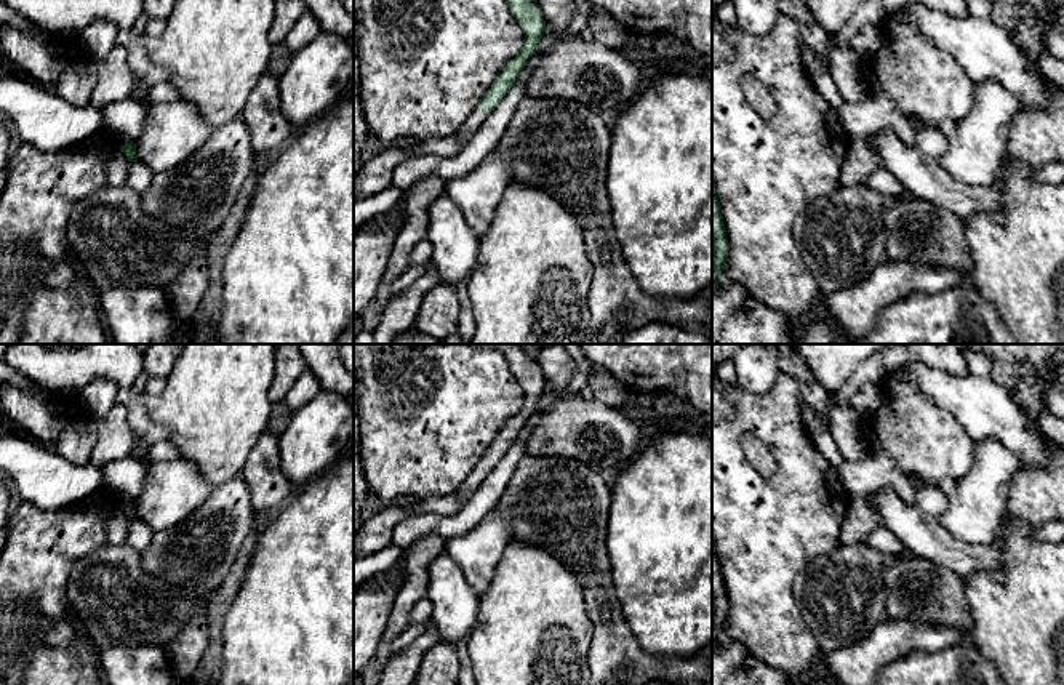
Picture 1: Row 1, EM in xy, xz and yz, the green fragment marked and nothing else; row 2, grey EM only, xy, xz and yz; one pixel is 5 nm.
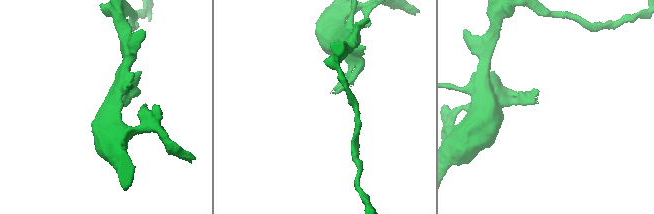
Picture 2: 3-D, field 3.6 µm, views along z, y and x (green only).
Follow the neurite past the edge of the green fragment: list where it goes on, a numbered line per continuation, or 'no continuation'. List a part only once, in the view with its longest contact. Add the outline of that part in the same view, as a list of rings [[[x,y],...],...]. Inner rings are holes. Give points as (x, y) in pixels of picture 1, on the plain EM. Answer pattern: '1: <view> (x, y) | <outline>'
1: xy (117, 524) | [[[122,509],[114,511],[107,517],[106,530],[109,544],[125,544],[130,522]]]

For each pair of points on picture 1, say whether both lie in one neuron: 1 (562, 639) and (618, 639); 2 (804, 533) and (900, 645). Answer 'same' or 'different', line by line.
1: different
2: different

